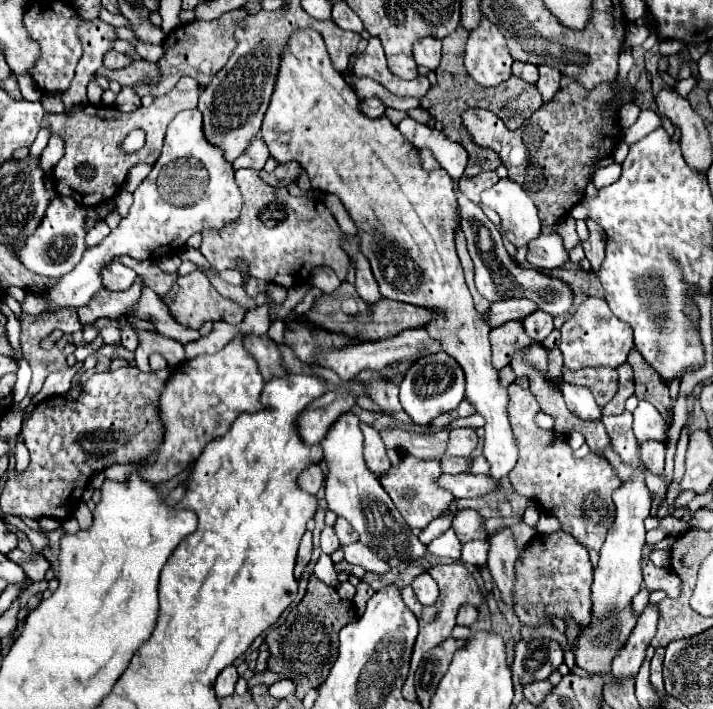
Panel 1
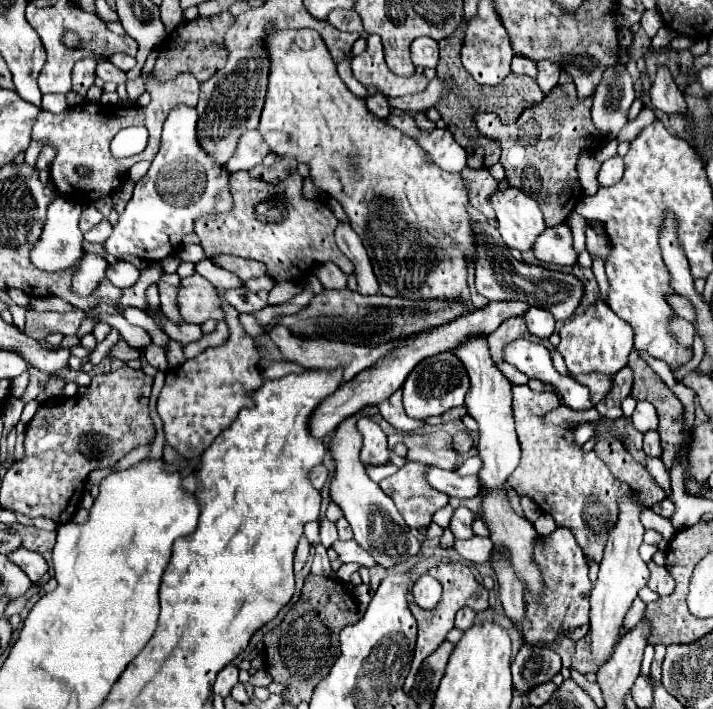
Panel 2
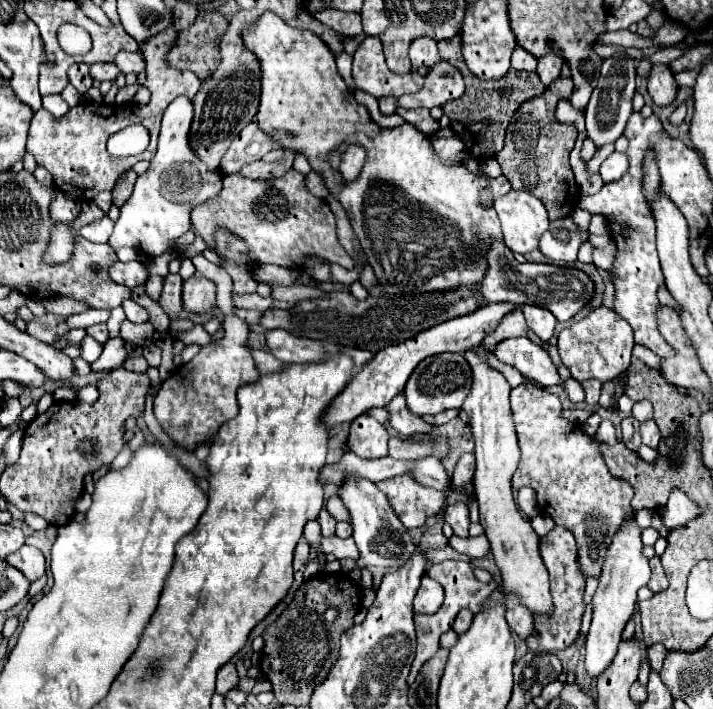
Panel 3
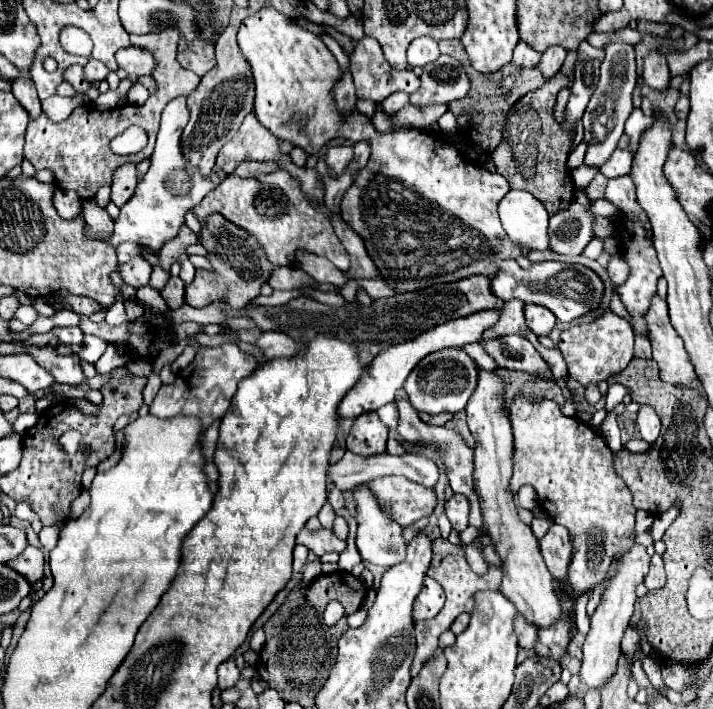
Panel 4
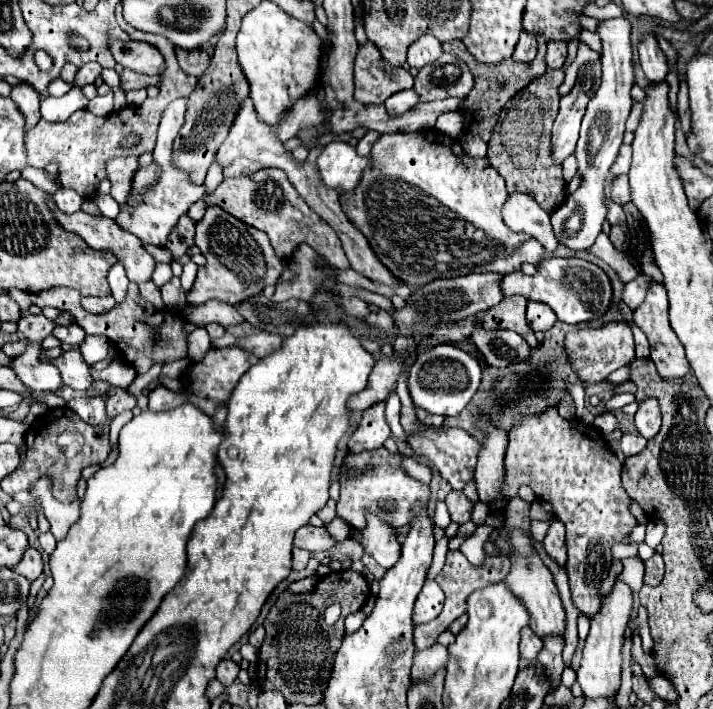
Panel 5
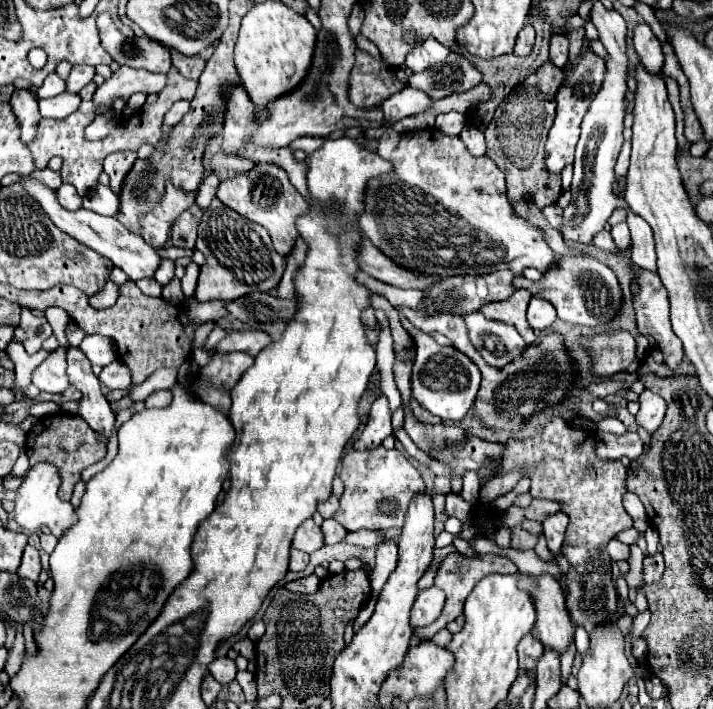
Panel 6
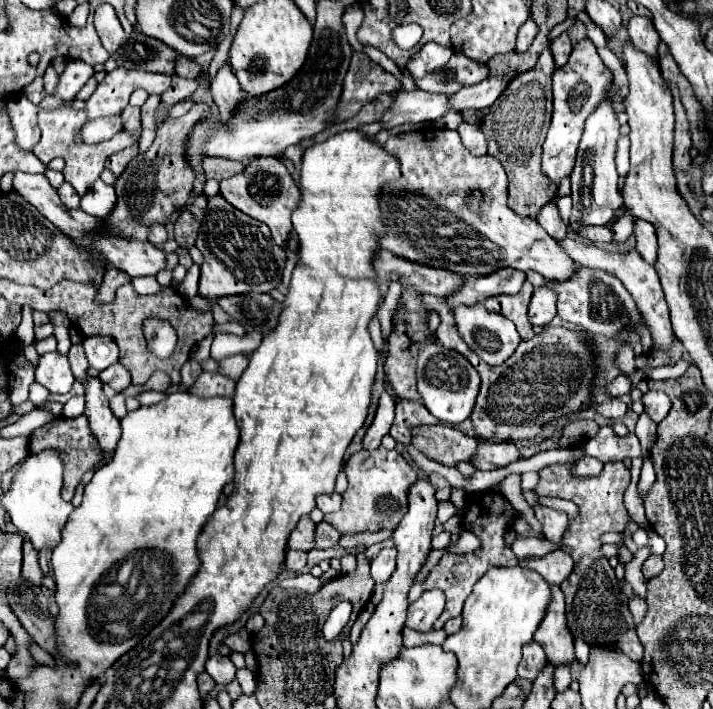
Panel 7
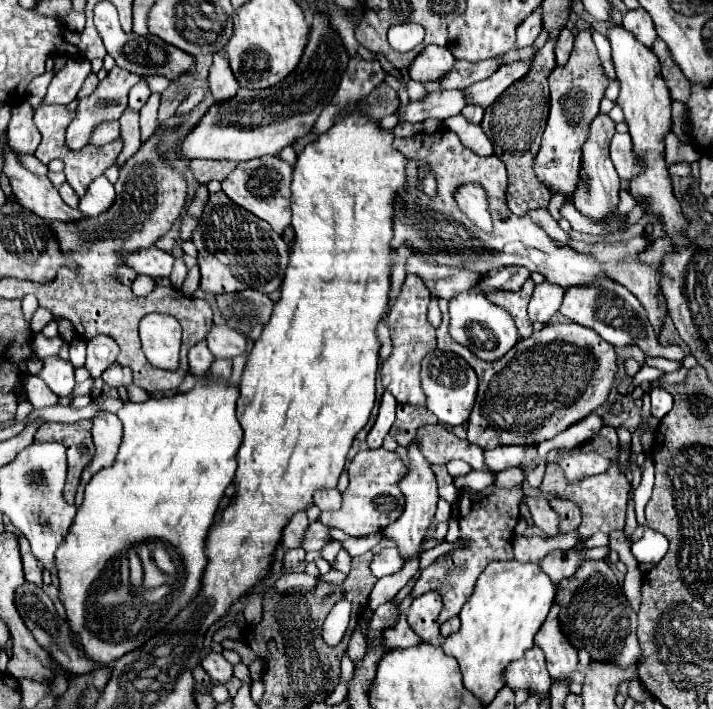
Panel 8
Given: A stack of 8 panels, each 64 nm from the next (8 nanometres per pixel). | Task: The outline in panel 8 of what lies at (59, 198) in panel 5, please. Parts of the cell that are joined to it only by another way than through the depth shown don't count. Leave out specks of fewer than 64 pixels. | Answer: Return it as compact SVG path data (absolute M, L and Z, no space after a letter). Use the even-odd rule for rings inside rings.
M68 182L62 184L62 188L60 188L60 196L62 196L64 202L68 202L72 208L78 208L80 198L76 192L70 188Z

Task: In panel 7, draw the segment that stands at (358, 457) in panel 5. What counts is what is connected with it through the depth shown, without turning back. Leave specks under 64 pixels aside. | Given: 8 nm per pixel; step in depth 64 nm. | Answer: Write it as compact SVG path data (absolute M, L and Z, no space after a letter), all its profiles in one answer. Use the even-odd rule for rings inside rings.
M360 450L352 454L346 464L344 472L348 476L348 488L342 496L342 508L334 514L324 516L330 520L342 534L358 534L358 532L378 532L382 528L398 528L402 516L408 508L408 490L418 480L416 470L402 458L398 450Z

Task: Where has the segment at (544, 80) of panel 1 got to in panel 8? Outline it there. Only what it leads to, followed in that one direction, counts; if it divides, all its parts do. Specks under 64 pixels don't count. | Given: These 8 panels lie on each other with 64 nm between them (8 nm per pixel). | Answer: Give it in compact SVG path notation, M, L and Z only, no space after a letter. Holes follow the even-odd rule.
M562 28L558 40L556 40L556 48L554 48L554 54L556 54L556 62L558 66L564 66L568 62L568 56L572 52L572 46L574 46L574 36L568 28Z

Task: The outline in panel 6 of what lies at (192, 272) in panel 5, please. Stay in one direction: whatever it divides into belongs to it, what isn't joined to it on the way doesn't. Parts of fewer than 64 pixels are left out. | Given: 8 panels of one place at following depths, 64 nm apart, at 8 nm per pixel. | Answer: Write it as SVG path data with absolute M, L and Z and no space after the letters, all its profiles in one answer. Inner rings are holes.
M190 262L188 266L186 266L186 274L184 274L184 278L182 278L182 292L184 292L184 296L186 298L190 298L192 294L194 294L194 288L196 288L196 282L198 282L198 264L194 264L194 262Z

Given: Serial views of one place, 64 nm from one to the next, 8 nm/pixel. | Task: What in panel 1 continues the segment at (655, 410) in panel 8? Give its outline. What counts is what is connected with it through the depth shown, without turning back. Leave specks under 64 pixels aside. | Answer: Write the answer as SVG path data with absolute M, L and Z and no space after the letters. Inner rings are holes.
M656 440L644 442L640 446L640 456L646 470L650 470L656 476L662 476L664 472L664 444L662 442L656 442Z

